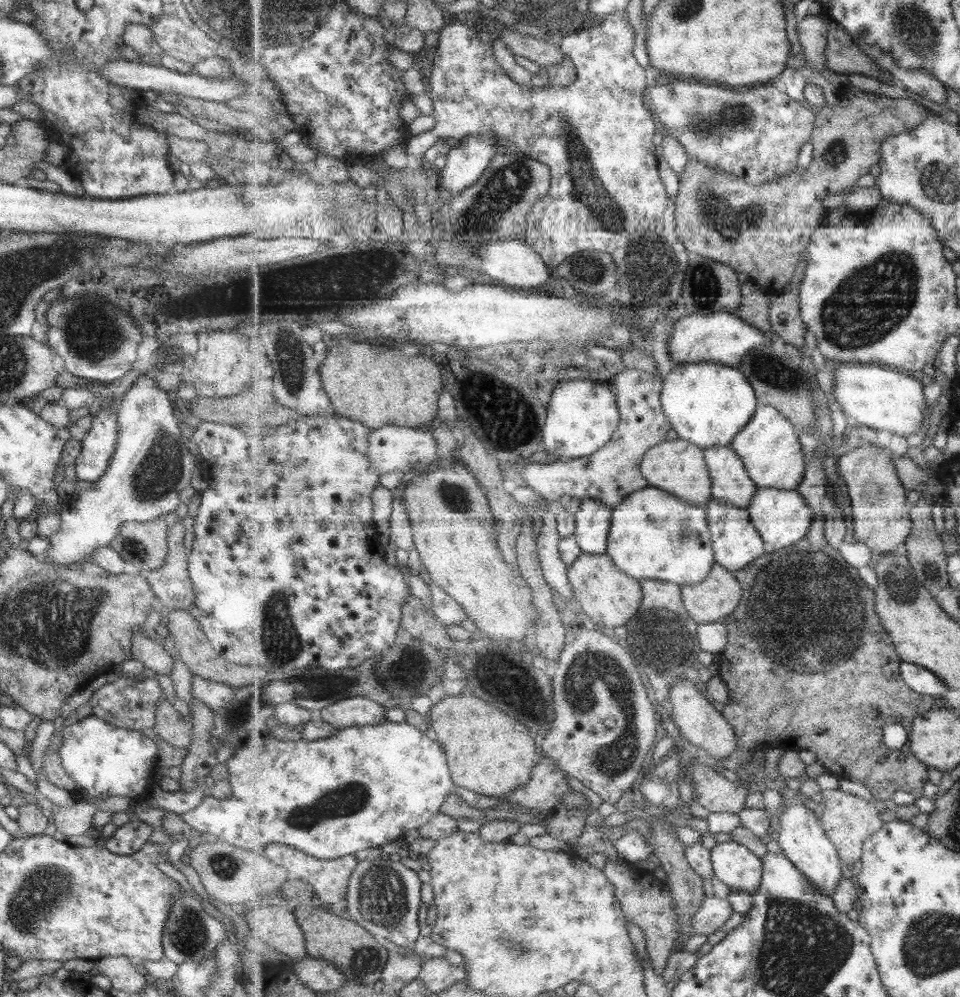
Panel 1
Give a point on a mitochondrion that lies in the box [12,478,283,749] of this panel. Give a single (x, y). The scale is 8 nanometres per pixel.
(236, 718)

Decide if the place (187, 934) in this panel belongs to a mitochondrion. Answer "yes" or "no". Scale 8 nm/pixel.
yes

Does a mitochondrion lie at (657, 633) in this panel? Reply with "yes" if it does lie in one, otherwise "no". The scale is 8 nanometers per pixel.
yes

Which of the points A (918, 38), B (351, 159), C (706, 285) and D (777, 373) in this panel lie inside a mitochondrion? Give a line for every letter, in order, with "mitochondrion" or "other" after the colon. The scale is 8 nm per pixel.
A: mitochondrion
B: other
C: mitochondrion
D: mitochondrion

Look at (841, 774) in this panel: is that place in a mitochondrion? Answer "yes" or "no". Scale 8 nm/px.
no

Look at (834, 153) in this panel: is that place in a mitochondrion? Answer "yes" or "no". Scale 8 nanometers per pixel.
yes

